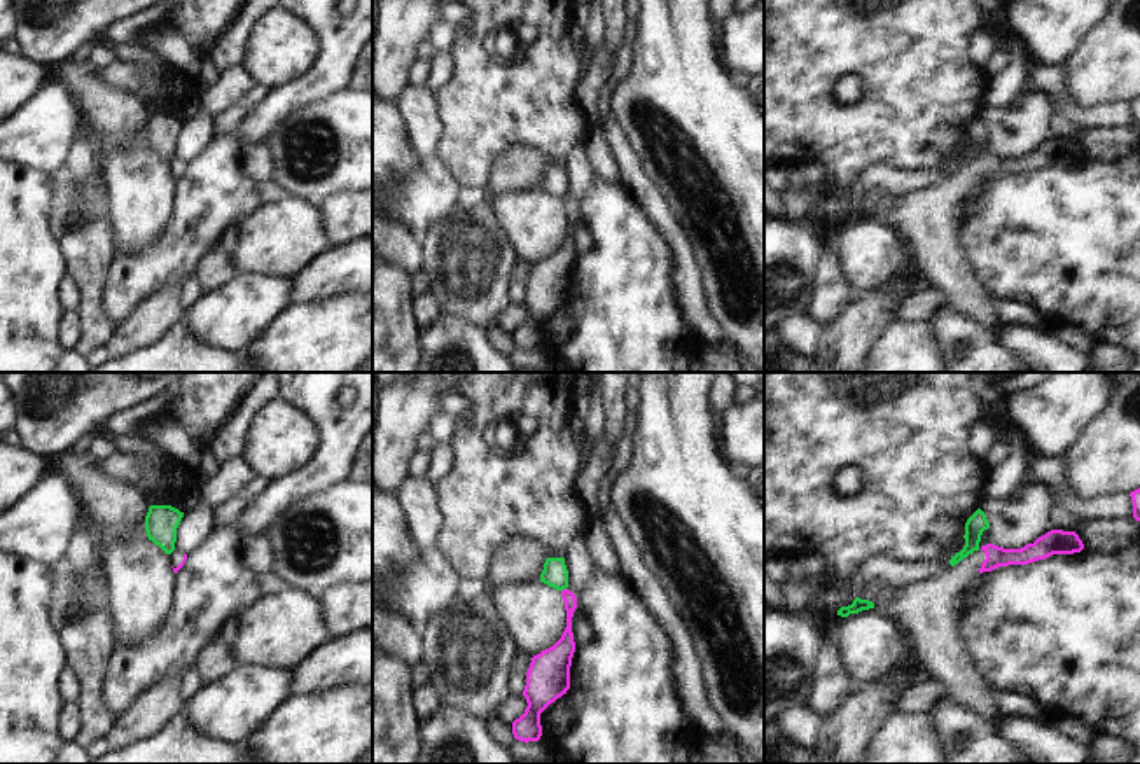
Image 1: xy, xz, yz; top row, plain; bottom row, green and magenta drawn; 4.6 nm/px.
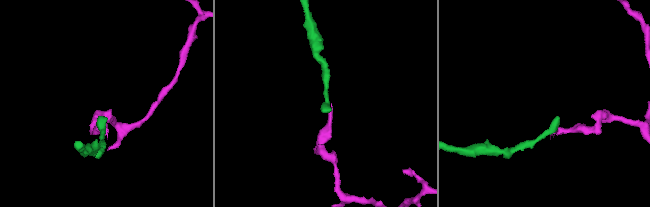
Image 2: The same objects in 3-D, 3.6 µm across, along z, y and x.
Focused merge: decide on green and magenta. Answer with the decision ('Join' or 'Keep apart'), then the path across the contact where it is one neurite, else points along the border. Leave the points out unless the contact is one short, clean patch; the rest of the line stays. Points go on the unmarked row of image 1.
Keep apart. Boundary: xz (565, 196), (562, 200).

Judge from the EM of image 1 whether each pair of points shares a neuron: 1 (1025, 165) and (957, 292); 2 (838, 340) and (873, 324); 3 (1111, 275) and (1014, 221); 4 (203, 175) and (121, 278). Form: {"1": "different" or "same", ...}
{"1": "same", "2": "same", "3": "same", "4": "same"}

